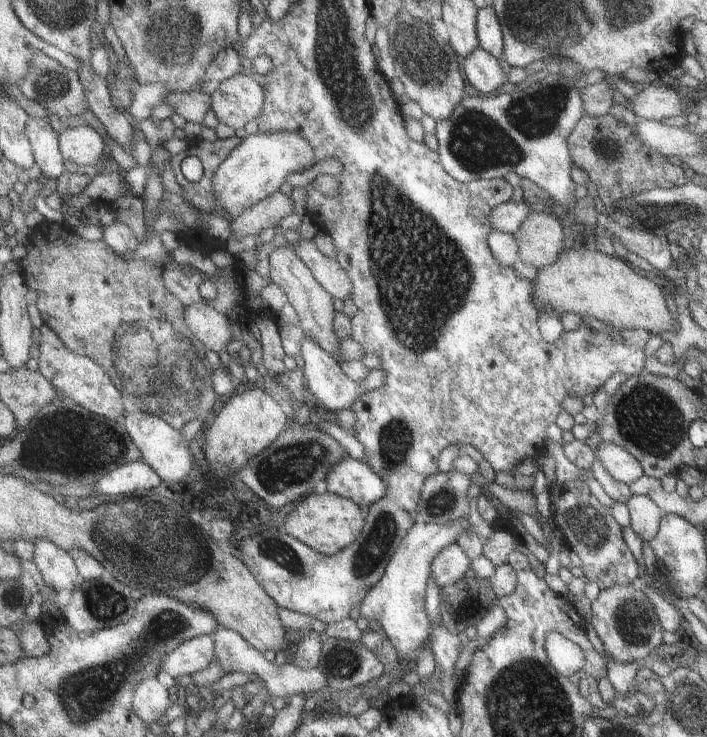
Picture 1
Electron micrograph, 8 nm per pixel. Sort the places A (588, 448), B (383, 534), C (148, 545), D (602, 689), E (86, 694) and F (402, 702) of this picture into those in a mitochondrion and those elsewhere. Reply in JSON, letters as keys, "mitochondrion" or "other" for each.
{"A":"other","B":"mitochondrion","C":"mitochondrion","D":"other","E":"mitochondrion","F":"other"}

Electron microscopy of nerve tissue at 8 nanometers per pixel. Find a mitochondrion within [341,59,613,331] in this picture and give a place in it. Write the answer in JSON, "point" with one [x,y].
{"point":[479,143]}

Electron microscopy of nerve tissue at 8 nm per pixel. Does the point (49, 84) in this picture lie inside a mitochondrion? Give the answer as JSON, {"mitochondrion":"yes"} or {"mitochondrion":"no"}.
{"mitochondrion":"yes"}

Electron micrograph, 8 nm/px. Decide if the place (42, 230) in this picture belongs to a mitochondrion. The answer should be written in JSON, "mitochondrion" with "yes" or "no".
{"mitochondrion":"no"}

